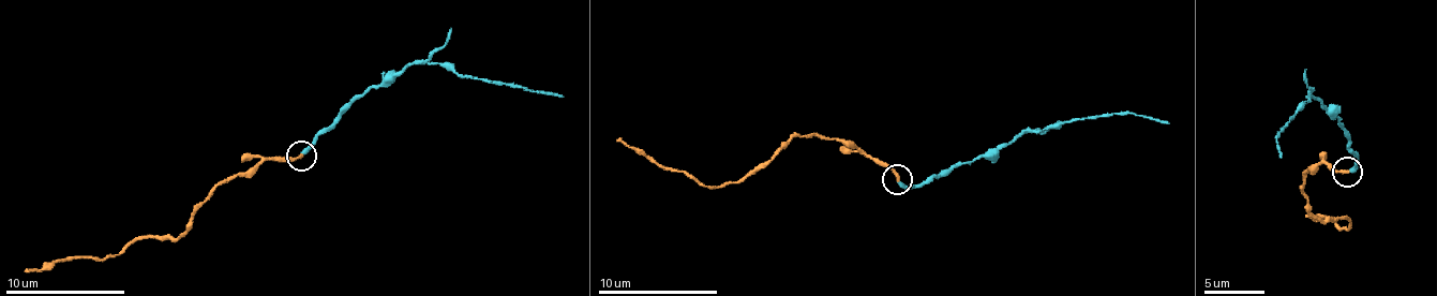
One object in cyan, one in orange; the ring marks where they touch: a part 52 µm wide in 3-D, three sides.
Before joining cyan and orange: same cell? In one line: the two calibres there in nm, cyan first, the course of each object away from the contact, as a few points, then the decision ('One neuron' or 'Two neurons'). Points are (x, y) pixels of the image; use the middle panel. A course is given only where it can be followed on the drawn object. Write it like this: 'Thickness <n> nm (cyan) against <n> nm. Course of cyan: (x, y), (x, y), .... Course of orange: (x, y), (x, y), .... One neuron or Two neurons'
Thickness 260 nm (cyan) against 200 nm. Course of cyan: (899, 180), (909, 187), (996, 154), (1024, 132), (1057, 128), (1068, 121), (1129, 113), (1168, 124). Course of orange: (896, 180), (887, 165), (813, 134), (794, 136), (737, 181), (709, 188), (616, 138). Two neurons

